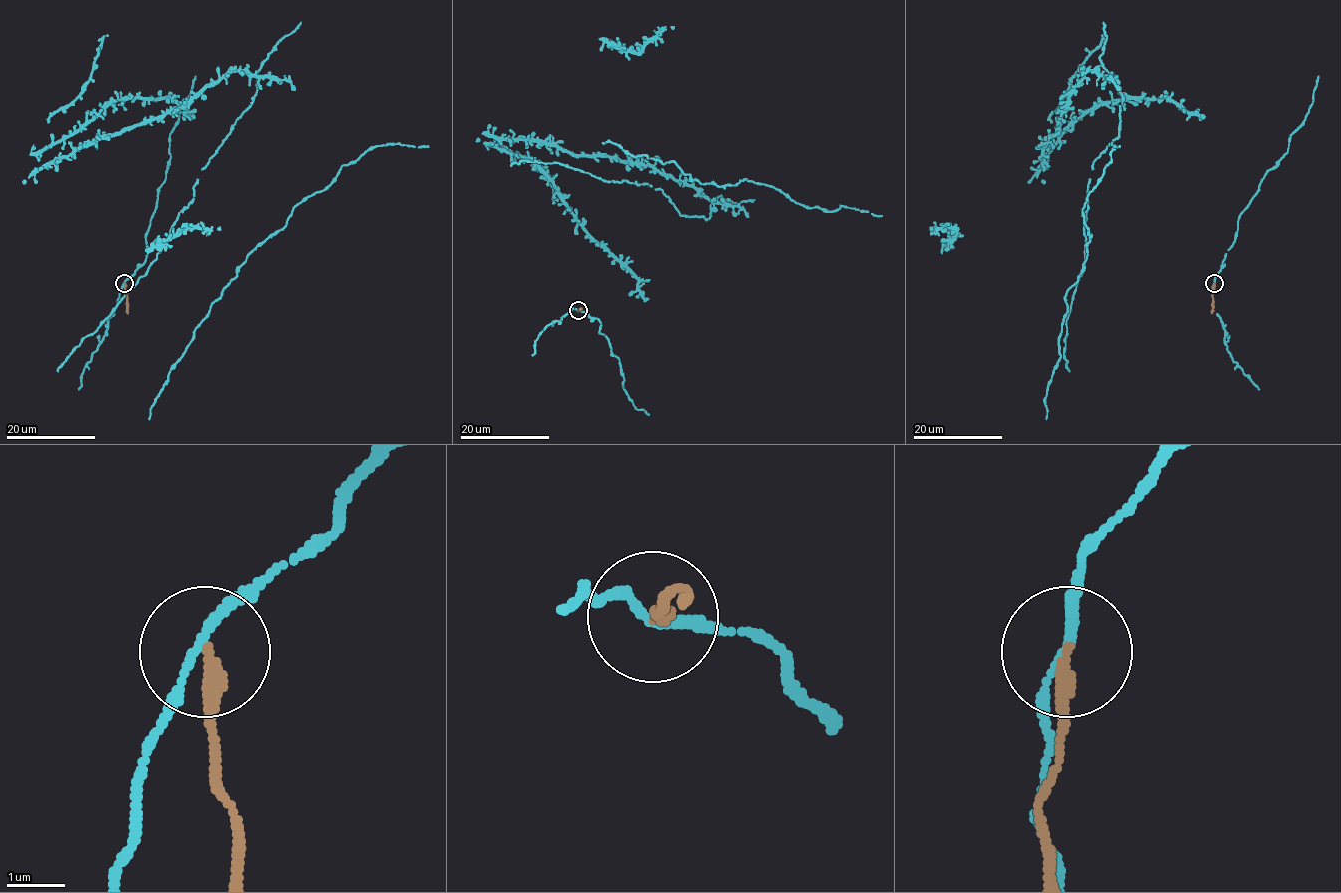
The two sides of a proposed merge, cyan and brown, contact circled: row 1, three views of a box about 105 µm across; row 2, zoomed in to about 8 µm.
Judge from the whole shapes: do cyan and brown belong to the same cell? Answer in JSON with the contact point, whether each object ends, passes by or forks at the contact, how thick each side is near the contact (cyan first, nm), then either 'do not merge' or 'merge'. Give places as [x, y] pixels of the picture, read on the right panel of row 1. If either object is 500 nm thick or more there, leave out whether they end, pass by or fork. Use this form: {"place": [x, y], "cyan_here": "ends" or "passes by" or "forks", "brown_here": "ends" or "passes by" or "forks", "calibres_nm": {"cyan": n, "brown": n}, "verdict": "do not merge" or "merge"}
{"place": [1214, 283], "cyan_here": "passes by", "brown_here": "ends", "calibres_nm": {"cyan": 130, "brown": 280}, "verdict": "do not merge"}

